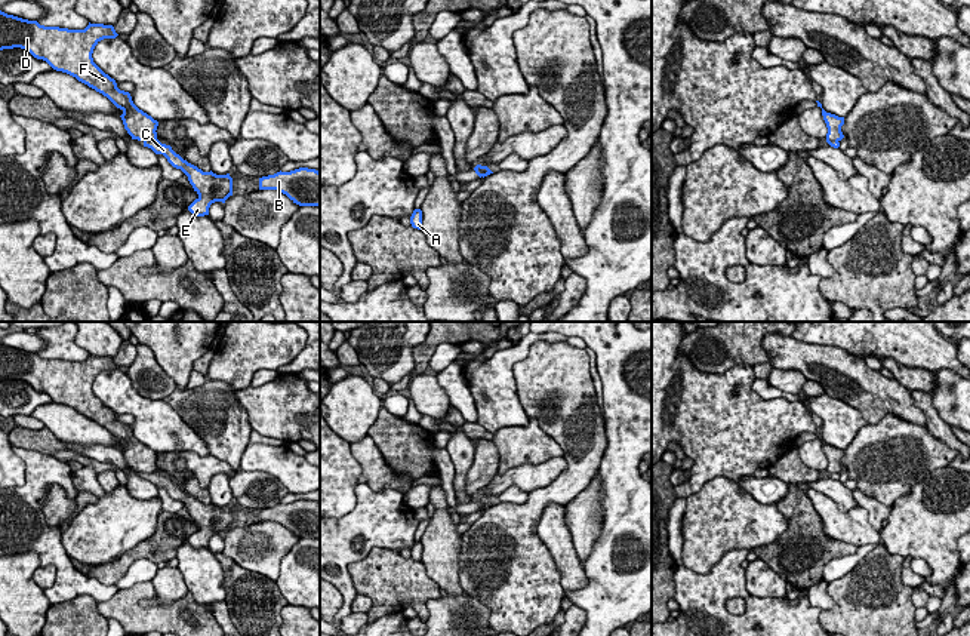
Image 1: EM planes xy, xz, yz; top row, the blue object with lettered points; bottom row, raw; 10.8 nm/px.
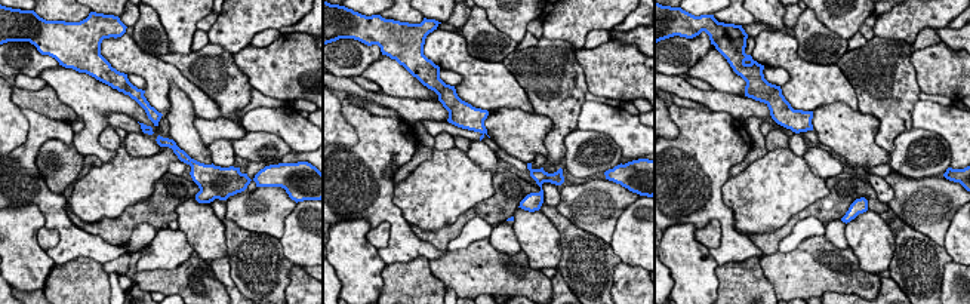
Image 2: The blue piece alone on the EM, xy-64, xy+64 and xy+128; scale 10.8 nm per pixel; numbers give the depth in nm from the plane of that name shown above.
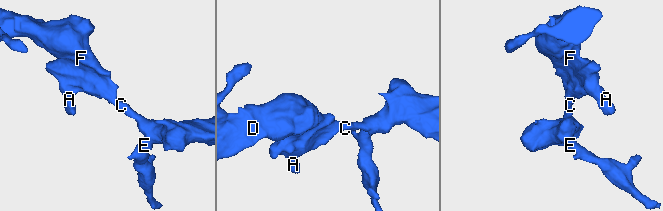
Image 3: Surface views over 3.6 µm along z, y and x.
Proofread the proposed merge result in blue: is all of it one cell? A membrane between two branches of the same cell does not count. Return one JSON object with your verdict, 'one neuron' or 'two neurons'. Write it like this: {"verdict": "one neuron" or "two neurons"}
{"verdict": "two neurons"}

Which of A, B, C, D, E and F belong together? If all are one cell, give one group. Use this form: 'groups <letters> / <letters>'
groups A D F / B C E

